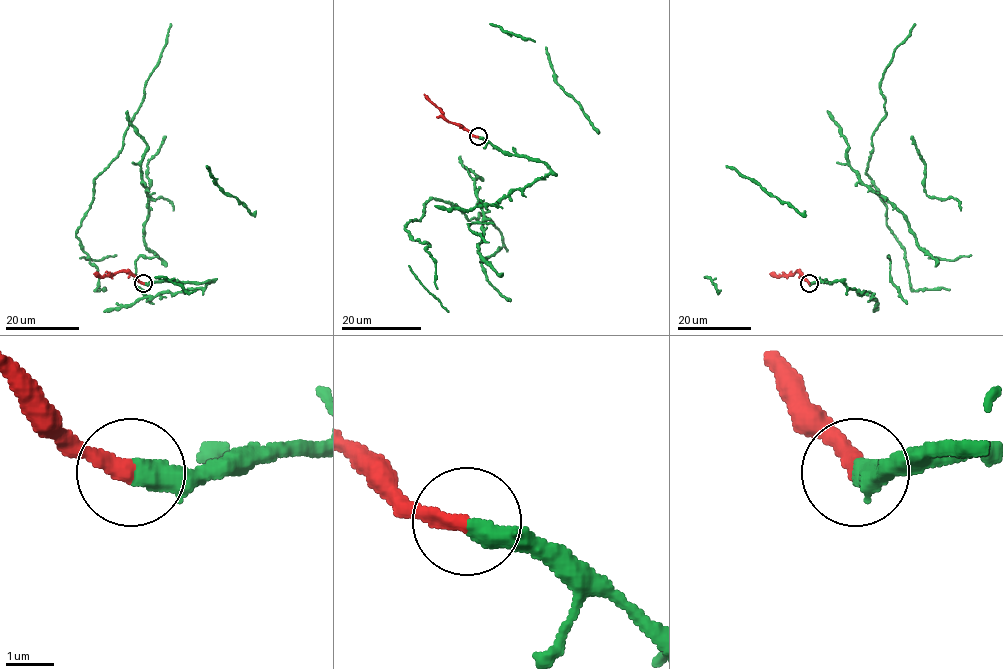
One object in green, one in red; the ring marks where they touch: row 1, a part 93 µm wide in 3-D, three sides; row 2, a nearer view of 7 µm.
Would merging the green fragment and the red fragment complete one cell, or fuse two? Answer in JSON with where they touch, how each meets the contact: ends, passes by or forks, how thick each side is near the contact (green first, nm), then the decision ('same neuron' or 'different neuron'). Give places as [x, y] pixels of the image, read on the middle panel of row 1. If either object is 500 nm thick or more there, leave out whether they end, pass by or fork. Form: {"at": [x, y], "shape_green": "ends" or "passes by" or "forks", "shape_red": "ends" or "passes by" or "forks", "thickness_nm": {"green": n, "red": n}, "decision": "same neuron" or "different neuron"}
{"at": [478, 136], "shape_green": "ends", "shape_red": "ends", "thickness_nm": {"green": 480, "red": 360}, "decision": "same neuron"}

